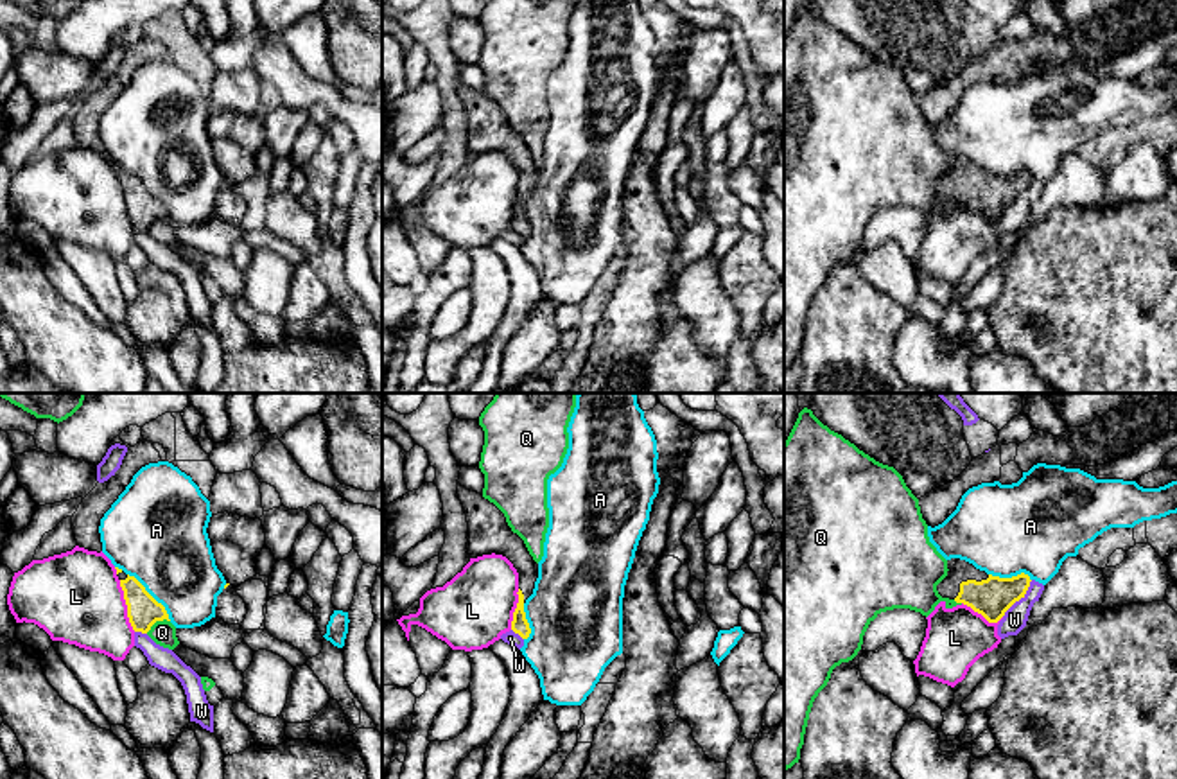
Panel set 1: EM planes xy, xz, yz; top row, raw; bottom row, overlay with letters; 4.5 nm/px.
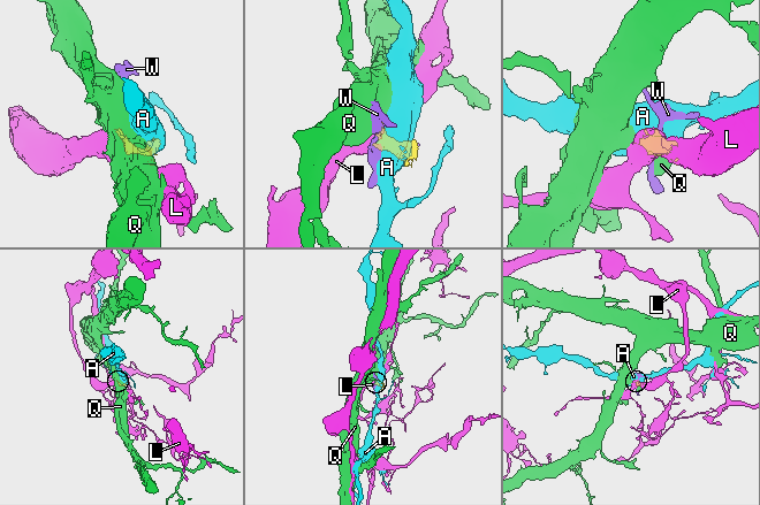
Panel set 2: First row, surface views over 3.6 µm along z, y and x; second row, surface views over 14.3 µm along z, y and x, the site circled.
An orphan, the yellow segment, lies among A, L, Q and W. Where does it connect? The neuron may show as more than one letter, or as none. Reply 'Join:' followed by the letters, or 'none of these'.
Join: none of these

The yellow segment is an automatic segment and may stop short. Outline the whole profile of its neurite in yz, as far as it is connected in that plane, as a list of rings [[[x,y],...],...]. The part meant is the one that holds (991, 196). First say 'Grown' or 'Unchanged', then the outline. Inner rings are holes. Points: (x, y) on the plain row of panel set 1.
Grown. [[[960,156],[947,158],[947,167],[947,174],[937,183],[938,192],[971,205],[989,221],[998,221],[1024,196],[1032,179],[1024,171],[1012,176],[992,174]]]

